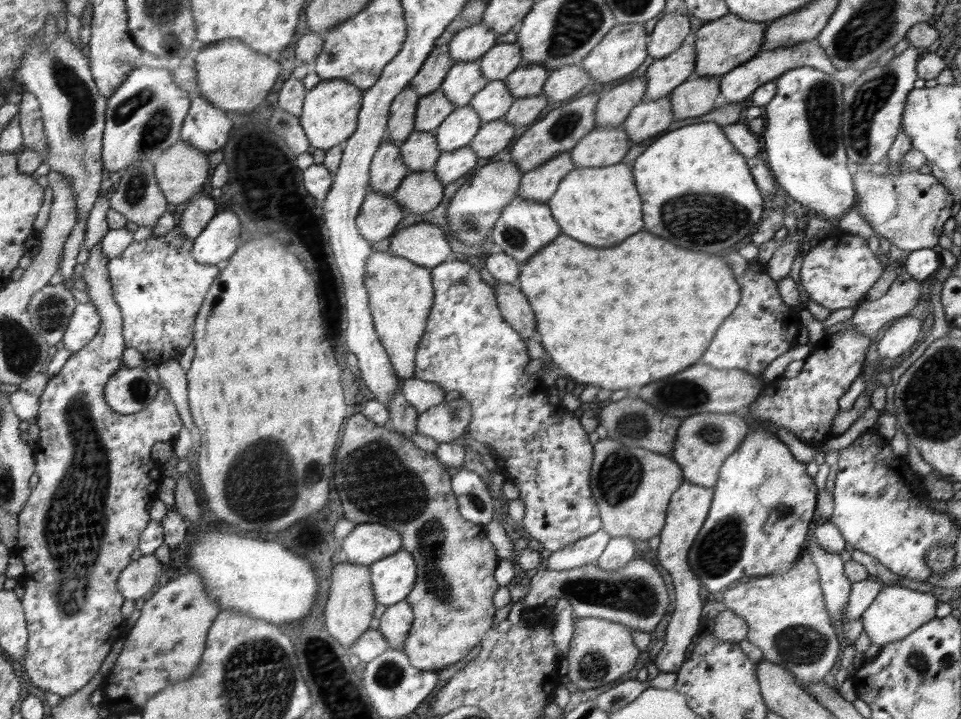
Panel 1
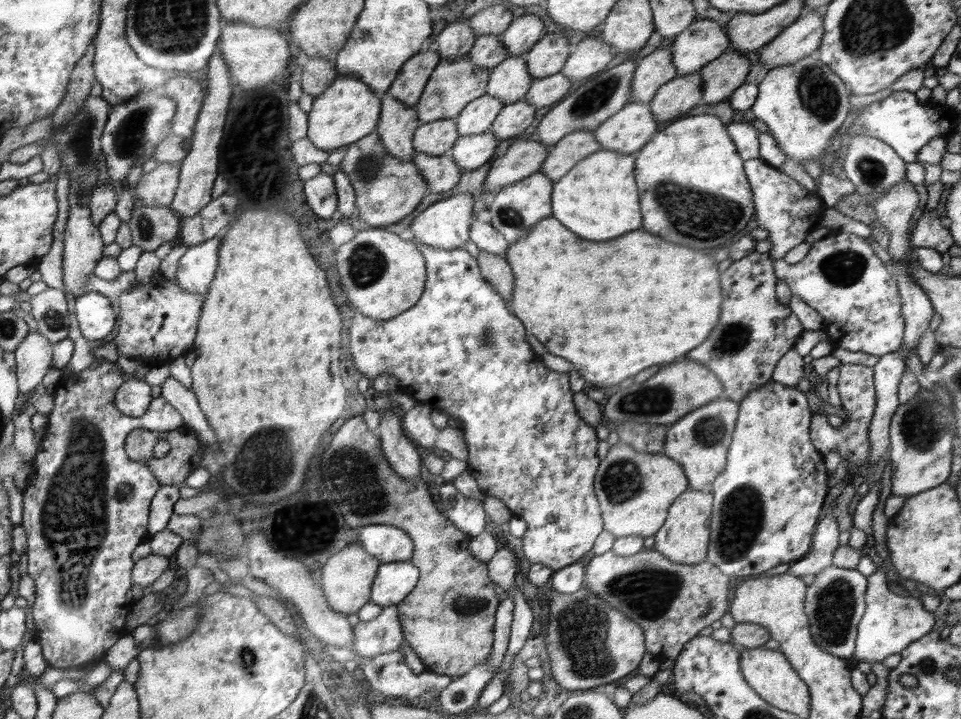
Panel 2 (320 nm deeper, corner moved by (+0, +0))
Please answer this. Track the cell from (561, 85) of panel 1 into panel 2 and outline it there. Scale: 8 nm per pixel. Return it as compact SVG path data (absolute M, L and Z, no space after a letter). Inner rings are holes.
M587 37L572 46L572 53L562 68L562 76L572 82L584 82L600 73L615 58L613 48L596 37Z

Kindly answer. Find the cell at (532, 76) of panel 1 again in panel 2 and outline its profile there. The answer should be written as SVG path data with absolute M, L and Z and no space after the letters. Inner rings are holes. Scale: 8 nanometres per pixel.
M561 32L542 36L539 42L523 55L526 70L534 79L543 79L562 71L566 59L572 53L568 38Z

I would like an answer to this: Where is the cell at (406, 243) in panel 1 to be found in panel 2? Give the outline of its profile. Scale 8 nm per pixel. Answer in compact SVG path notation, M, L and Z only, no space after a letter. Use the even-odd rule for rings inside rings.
M469 192L451 195L446 199L436 201L415 217L409 226L414 234L412 242L452 250L464 247L469 240L469 228L474 221L472 207L474 199Z

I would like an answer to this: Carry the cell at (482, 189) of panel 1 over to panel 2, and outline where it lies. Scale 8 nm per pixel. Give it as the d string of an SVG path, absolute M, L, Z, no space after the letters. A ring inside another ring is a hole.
M535 138L509 145L508 150L493 163L486 176L486 202L490 205L495 194L506 185L518 183L536 174L548 156L550 146L539 143Z

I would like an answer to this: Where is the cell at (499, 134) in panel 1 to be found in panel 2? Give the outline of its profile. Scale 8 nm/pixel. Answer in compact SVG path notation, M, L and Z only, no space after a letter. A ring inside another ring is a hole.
M524 99L504 105L489 130L499 141L519 135L533 123L536 110L532 104L524 102Z

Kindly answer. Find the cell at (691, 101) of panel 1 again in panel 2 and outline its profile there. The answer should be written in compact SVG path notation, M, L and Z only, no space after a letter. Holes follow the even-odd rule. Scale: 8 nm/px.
M730 53L712 60L699 72L703 81L701 105L720 104L726 101L750 72L750 62L745 54Z

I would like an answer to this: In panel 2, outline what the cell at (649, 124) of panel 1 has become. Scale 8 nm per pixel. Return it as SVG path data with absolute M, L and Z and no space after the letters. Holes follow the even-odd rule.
M699 71L677 76L655 92L649 103L650 112L657 122L682 116L701 103L702 92L703 81Z

